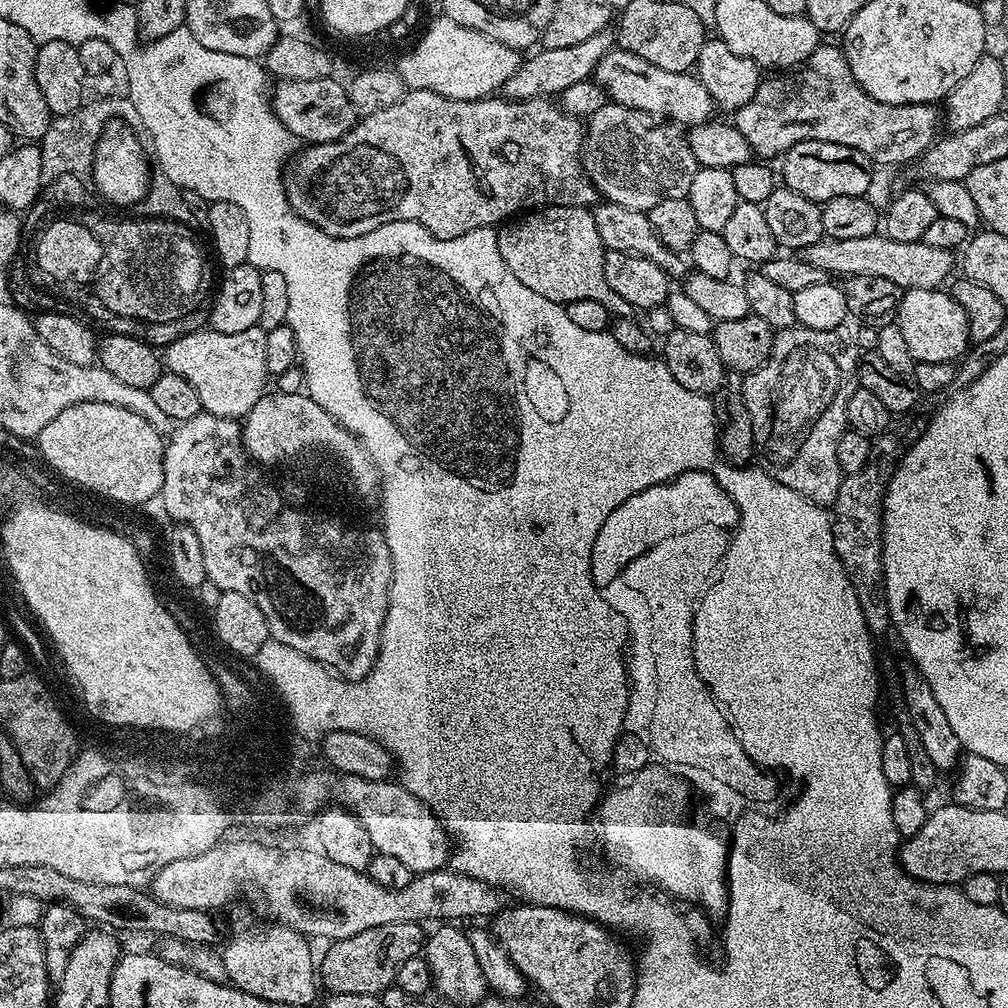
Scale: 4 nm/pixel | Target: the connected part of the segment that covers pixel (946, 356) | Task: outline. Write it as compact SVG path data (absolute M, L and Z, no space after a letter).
M910 288L900 297L899 309L894 316L906 338L910 354L917 364L922 362L956 362L968 352L968 323L966 310L947 291L940 288Z

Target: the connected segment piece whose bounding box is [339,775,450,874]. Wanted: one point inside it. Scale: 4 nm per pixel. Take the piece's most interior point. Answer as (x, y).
(399, 824)

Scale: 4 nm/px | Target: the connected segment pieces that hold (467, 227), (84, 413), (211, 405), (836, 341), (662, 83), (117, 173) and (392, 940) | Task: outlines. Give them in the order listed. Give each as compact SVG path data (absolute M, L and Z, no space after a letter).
M408 90L405 91L401 100L394 102L394 106L386 106L382 110L369 112L363 118L357 119L356 125L342 138L325 144L307 145L303 149L305 152L301 151L291 161L283 181L284 186L290 186L290 191L287 192L288 196L302 194L302 190L312 190L308 194L316 194L316 196L340 196L340 198L332 198L332 200L330 198L320 198L320 200L340 204L340 214L344 210L344 216L350 216L352 222L348 222L348 224L354 224L354 228L360 236L370 234L370 230L378 230L378 226L386 226L395 220L405 220L406 222L418 222L423 228L430 230L430 234L443 240L449 240L450 238L458 238L462 234L470 234L470 230L503 225L525 210L536 210L541 206L588 208L595 205L598 193L584 172L582 159L584 130L585 125L577 117L565 112L559 103L548 98L538 100L509 100L507 98L455 100L454 98L446 98L442 94L434 94L430 90L418 90L417 92Z
M82 402L62 410L38 437L43 463L57 477L120 504L144 504L159 497L165 443L162 433L154 430L146 418L106 402Z
M257 326L239 334L211 330L186 334L186 338L178 338L178 342L168 345L166 368L182 374L194 386L203 411L231 420L247 417L254 402L265 395L264 383L270 380L266 370L266 332Z
M791 326L775 333L770 358L758 370L744 377L744 401L750 410L750 422L754 426L756 452L764 455L767 471L782 486L790 486L798 494L821 506L835 502L842 473L838 466L838 438L848 428L846 406L850 394L858 386L856 365L858 352L851 343L840 337L839 331L819 332L809 328Z
M613 46L598 62L594 79L603 86L611 103L646 110L646 114L667 118L681 126L704 124L714 116L710 94L706 94L706 86L695 75L662 70L662 66L654 66L654 62L646 62L646 58L638 58L638 54L630 54L619 46Z
M115 114L107 120L94 150L90 179L92 178L99 194L106 201L116 206L132 208L148 195L152 183L152 164L147 149L144 150L135 134L125 128L126 122L121 115Z
M394 922L390 926L374 926L374 930L362 930L362 934L354 934L350 938L333 940L327 945L328 949L324 952L324 957L318 960L318 976L328 987L329 993L341 992L342 994L370 994L379 996L387 988L393 987L396 983L396 975L406 962L406 958L421 955L426 939L426 932L420 924L410 922Z

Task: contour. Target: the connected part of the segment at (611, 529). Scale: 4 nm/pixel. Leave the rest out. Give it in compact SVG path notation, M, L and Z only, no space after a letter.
M683 472L673 480L664 484L655 484L622 502L606 522L602 522L602 530L596 532L594 538L594 550L592 551L592 581L594 586L604 586L622 566L624 560L634 558L644 548L652 546L656 540L670 532L678 532L684 528L732 528L740 523L740 512L736 509L736 503L726 494L726 490L708 472Z

